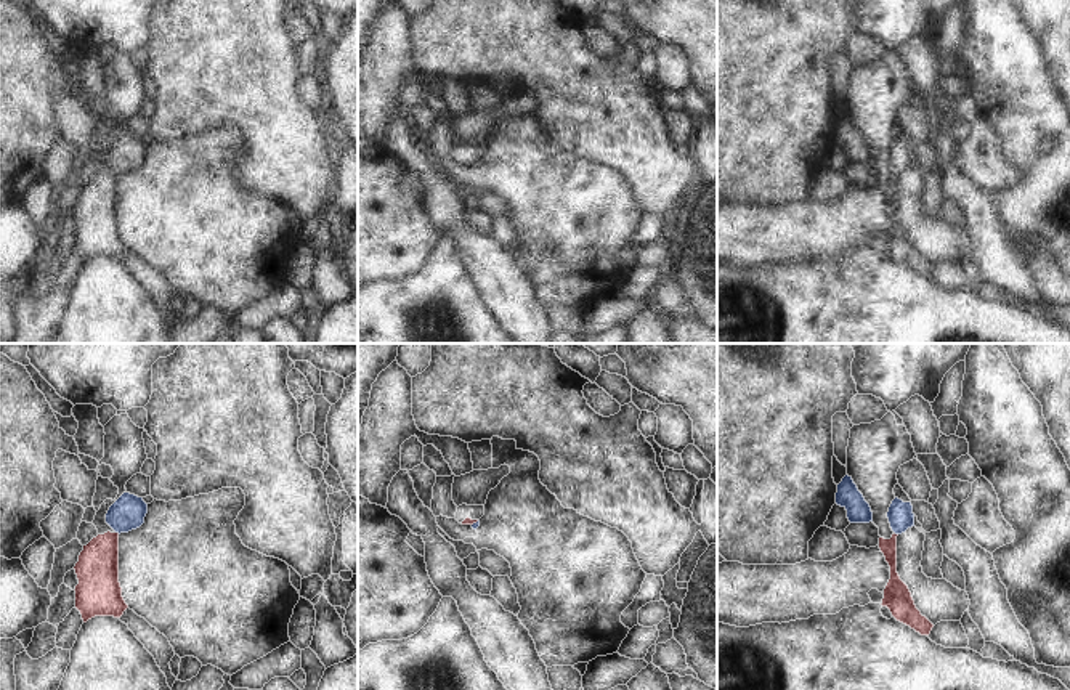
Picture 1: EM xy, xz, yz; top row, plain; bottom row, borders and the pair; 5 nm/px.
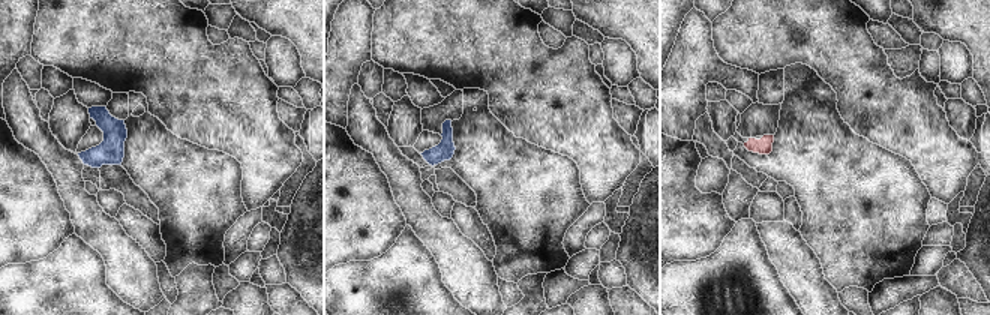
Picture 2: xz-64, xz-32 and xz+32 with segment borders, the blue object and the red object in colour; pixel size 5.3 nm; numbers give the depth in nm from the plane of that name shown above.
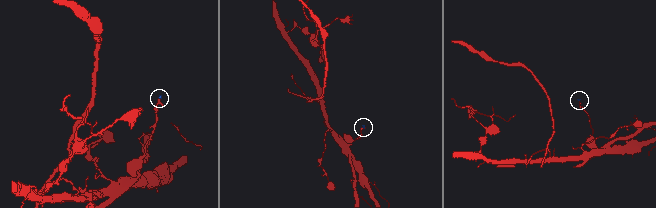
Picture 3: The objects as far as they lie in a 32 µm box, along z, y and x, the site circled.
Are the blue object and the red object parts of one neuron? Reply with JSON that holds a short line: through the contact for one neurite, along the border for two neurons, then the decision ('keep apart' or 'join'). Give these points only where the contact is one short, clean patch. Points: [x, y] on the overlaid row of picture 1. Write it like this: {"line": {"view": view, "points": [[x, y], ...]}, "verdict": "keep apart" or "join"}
{"line": {"view": "yz", "points": [[894, 531], [897, 535]]}, "verdict": "keep apart"}

